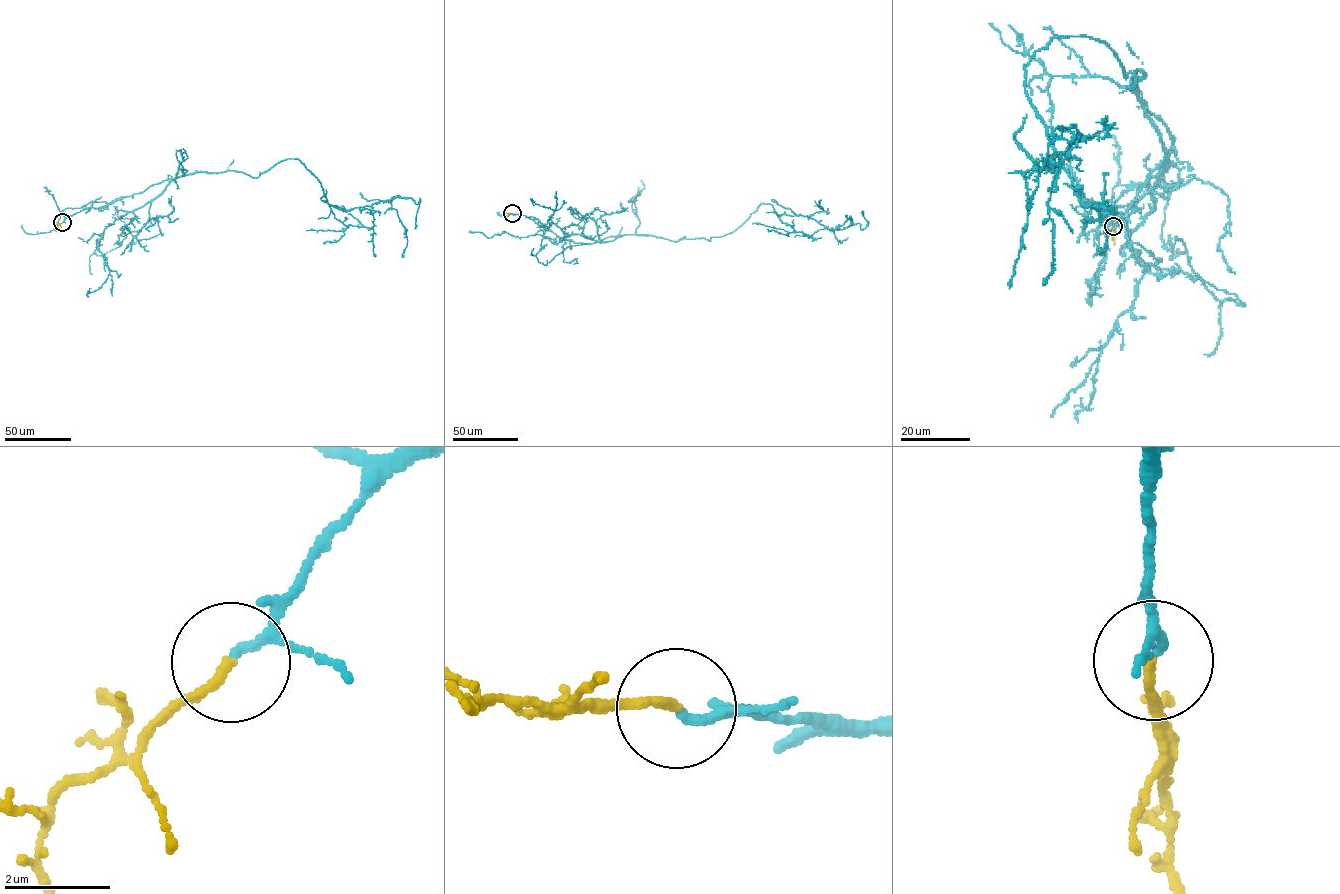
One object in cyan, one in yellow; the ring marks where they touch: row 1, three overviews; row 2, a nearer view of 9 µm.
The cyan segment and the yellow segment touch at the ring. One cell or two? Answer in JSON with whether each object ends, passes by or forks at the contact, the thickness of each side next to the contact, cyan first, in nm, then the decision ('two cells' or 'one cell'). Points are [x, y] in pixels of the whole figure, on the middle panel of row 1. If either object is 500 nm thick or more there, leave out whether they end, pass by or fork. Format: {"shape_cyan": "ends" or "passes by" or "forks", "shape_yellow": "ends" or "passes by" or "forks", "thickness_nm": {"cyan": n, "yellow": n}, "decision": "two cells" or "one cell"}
{"shape_cyan": "passes by", "shape_yellow": "ends", "thickness_nm": {"cyan": 130, "yellow": 160}, "decision": "one cell"}

